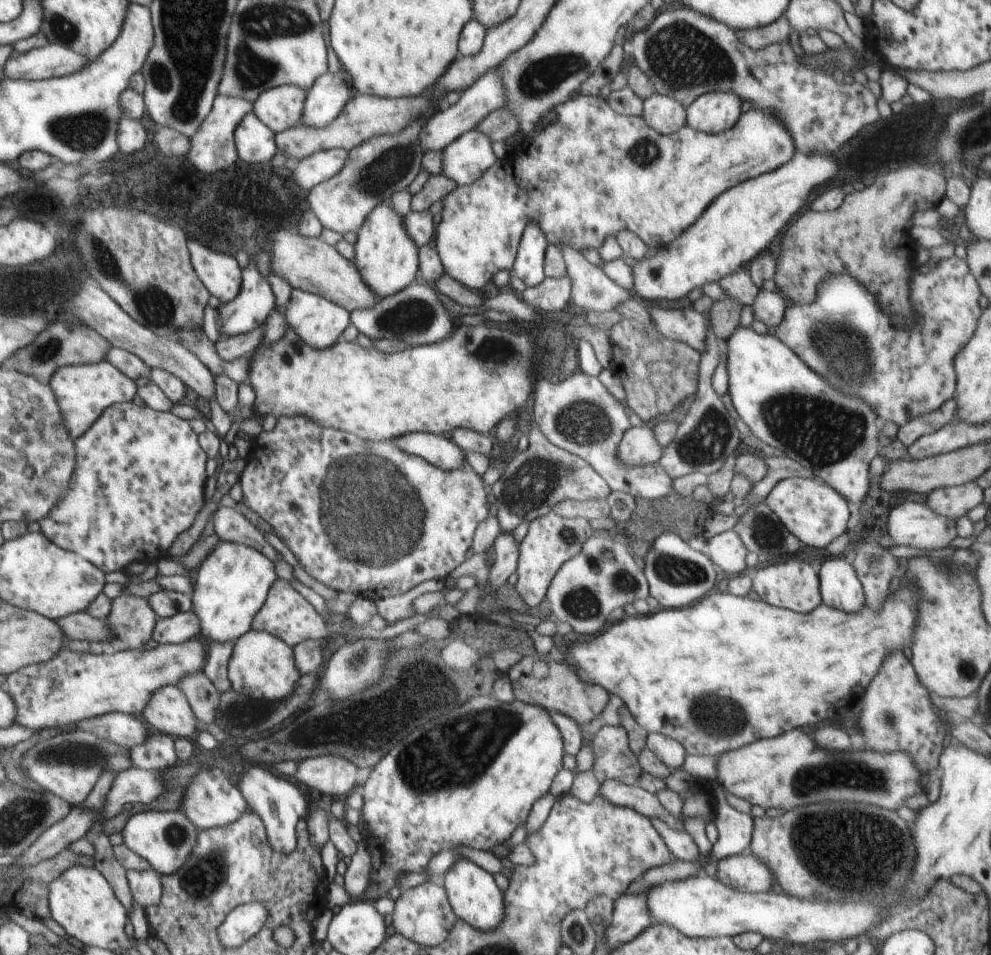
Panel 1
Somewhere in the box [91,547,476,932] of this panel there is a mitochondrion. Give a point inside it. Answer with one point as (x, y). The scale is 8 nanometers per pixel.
(208, 874)

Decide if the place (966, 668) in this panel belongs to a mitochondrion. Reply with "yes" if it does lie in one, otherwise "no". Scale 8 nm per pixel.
yes

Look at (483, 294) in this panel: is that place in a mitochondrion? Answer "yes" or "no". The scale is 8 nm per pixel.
no

